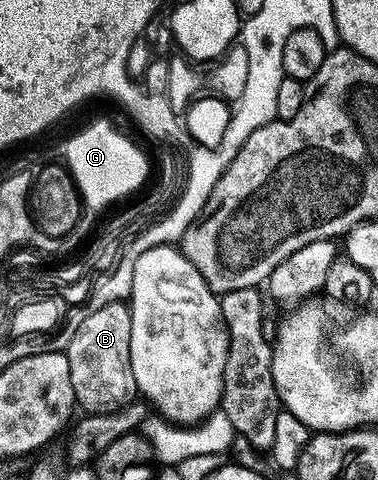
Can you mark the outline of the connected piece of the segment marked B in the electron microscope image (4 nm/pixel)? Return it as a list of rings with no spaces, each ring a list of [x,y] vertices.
[[[110,302],[110,306],[102,306],[102,310],[91,312],[78,326],[78,332],[71,339],[66,355],[70,362],[70,382],[74,385],[74,394],[81,413],[118,412],[137,399],[134,369],[130,366],[131,321],[132,309],[127,303]]]

